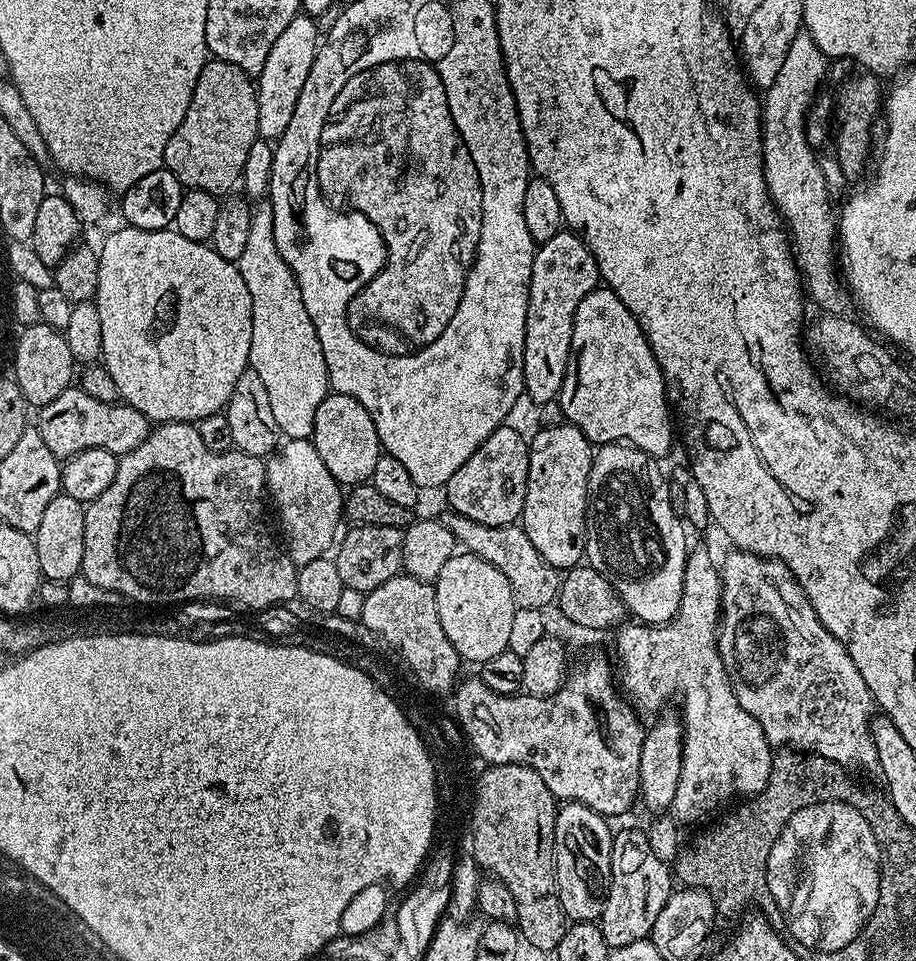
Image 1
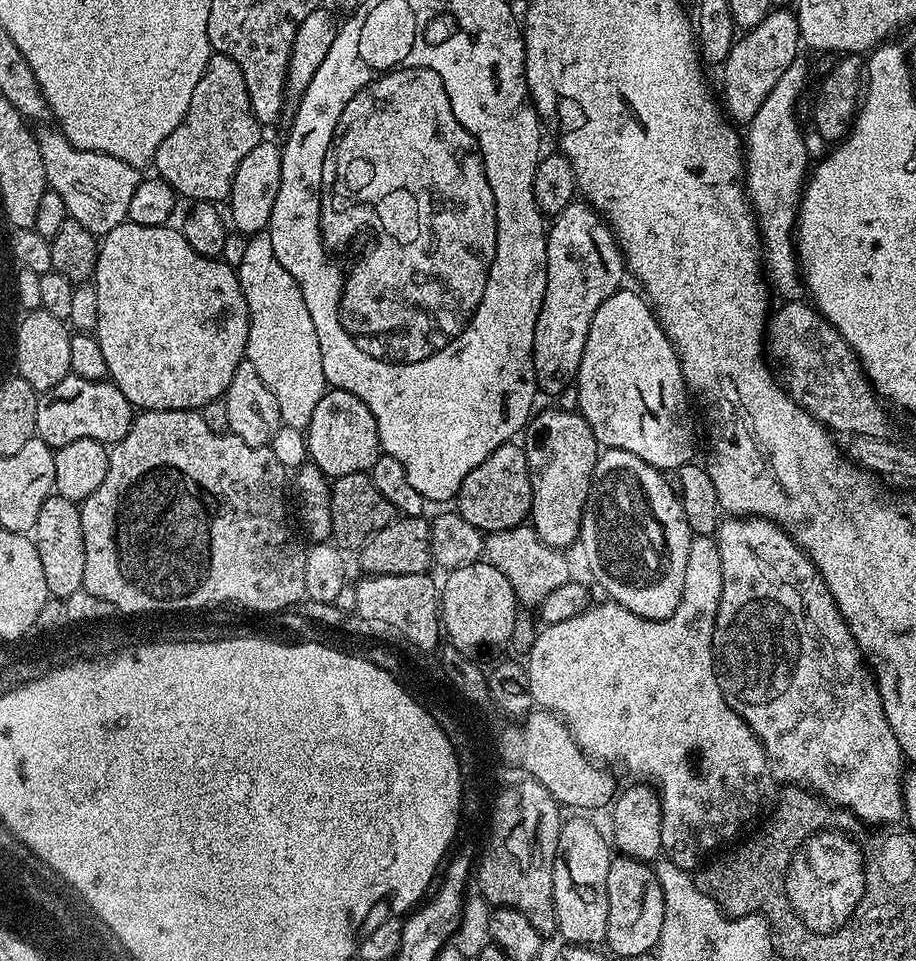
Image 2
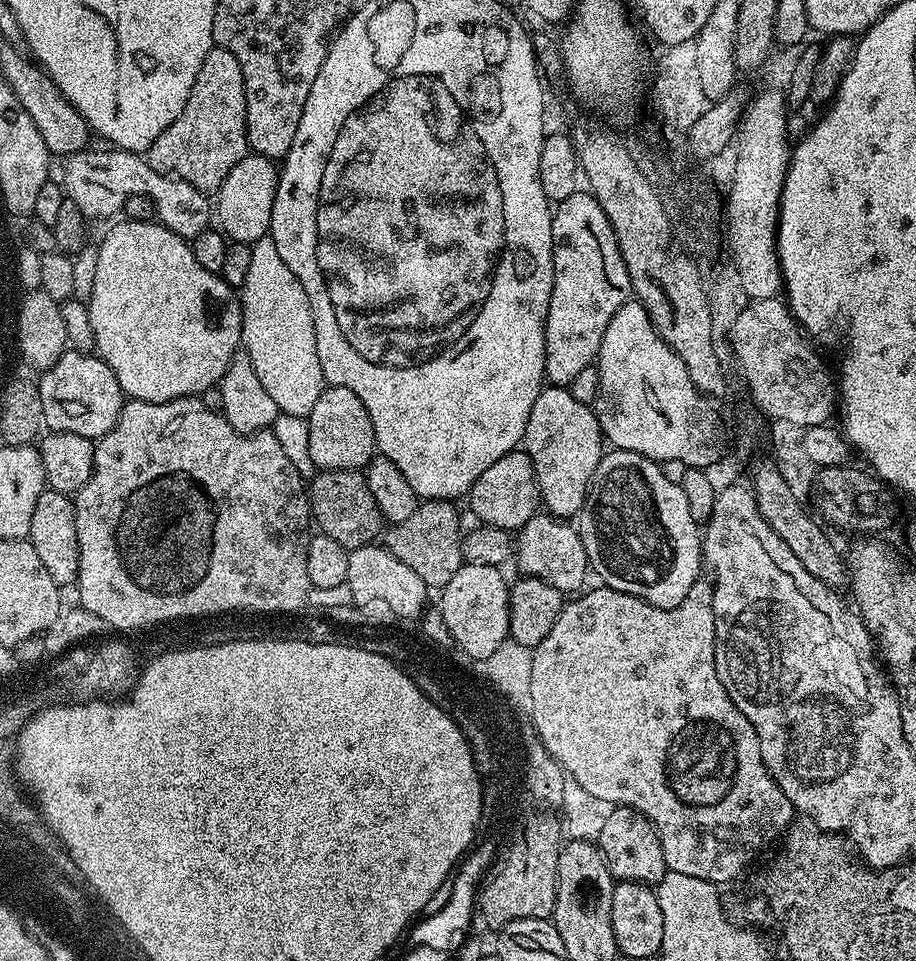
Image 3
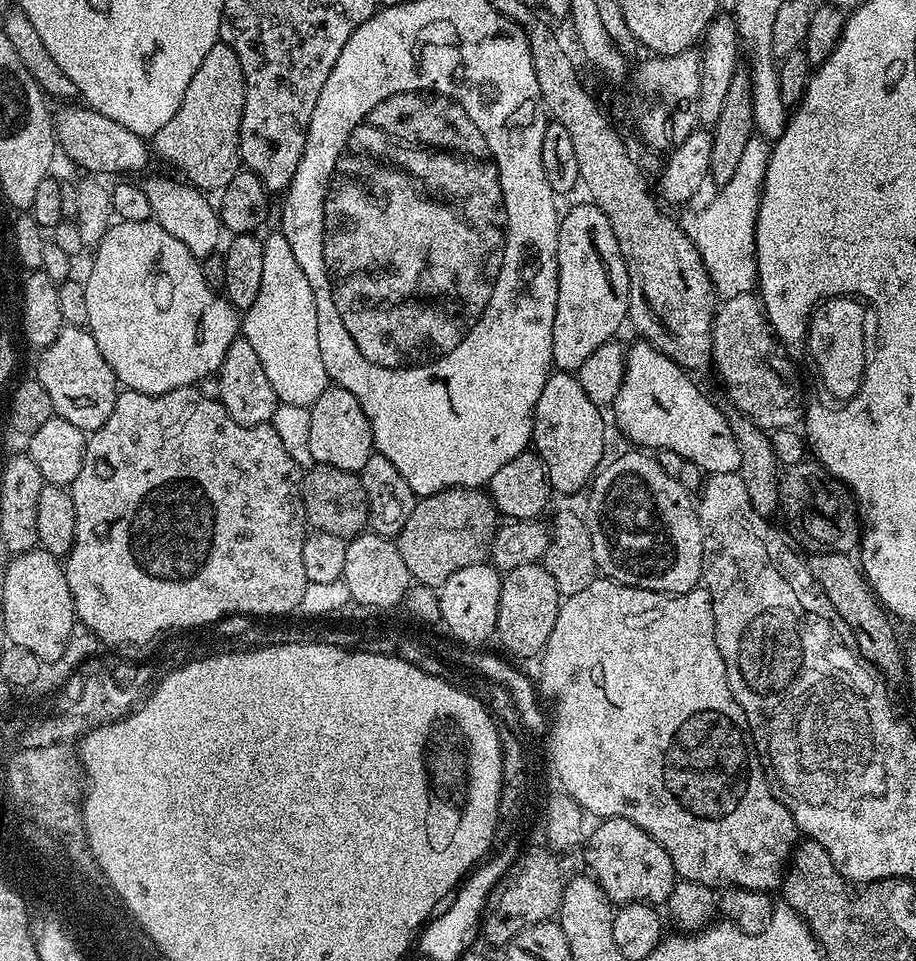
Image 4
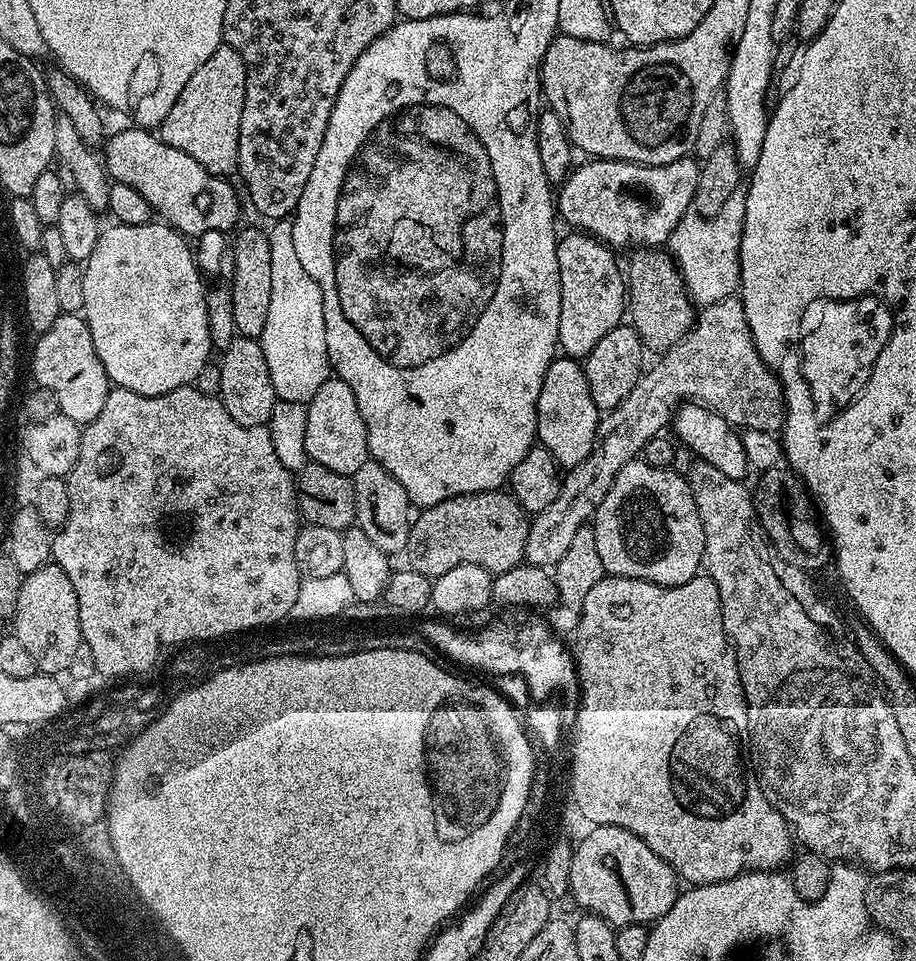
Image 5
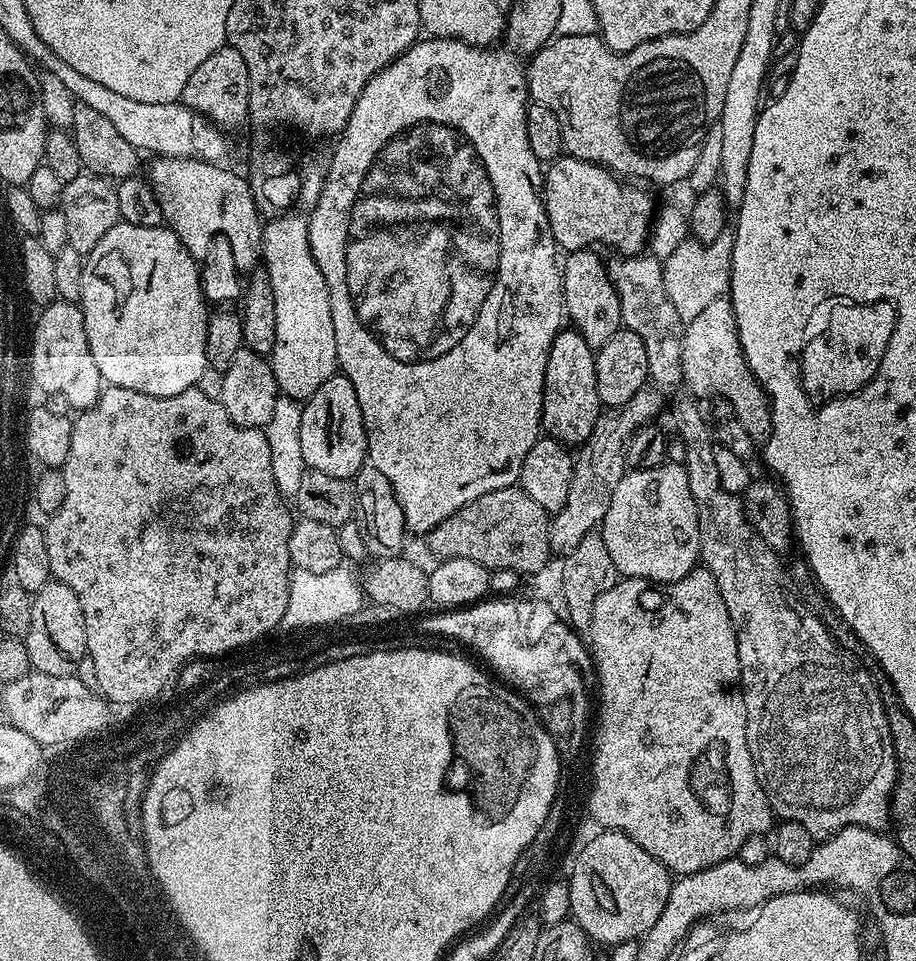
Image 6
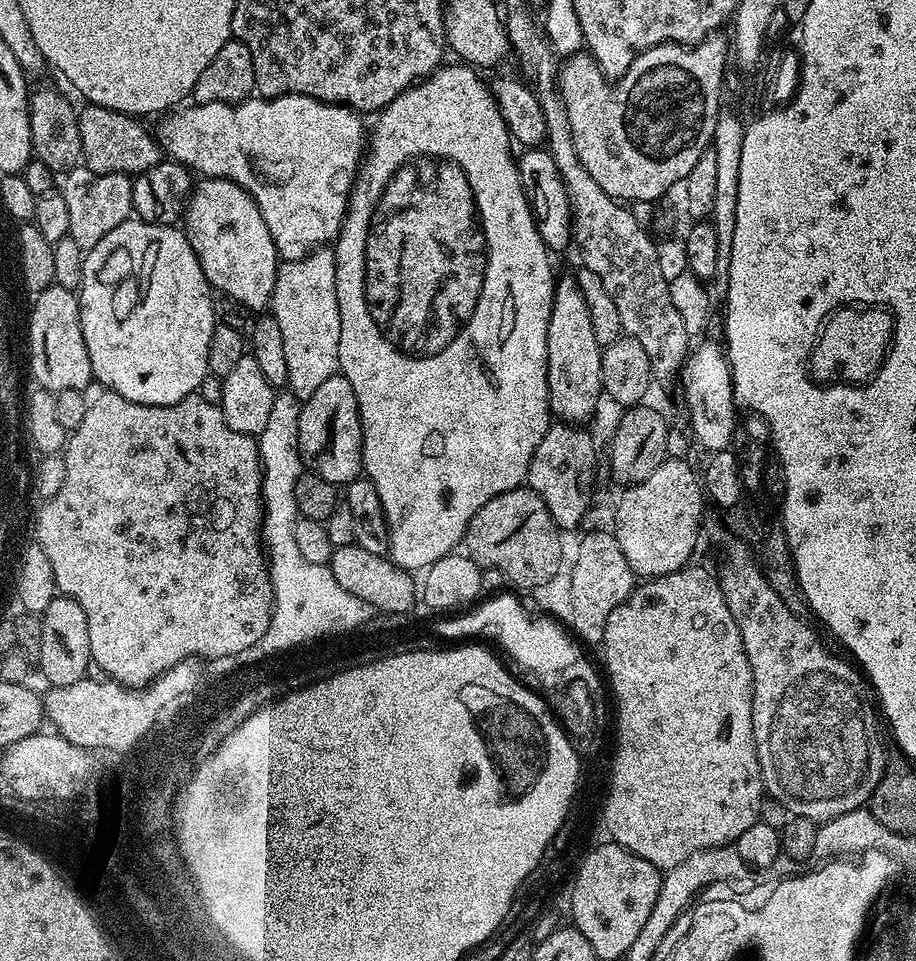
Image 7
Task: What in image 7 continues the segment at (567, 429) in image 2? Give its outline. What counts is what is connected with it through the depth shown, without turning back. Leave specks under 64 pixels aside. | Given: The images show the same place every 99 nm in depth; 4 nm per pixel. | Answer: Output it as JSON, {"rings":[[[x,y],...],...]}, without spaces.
{"rings":[[[575,275],[559,277],[552,299],[550,326],[546,334],[548,343],[548,410],[557,421],[583,425],[591,420],[598,398],[602,393],[602,345],[594,338],[594,325],[590,322],[590,310],[586,310],[586,298],[582,298]]]}

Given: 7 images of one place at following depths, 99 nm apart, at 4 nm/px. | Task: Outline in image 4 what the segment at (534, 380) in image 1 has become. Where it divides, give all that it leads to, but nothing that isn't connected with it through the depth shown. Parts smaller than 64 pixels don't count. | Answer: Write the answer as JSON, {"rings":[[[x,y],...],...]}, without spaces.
{"rings":[[[576,204],[561,215],[556,230],[558,306],[554,310],[552,363],[559,371],[576,374],[586,358],[611,341],[628,320],[630,282],[618,238],[598,205]]]}

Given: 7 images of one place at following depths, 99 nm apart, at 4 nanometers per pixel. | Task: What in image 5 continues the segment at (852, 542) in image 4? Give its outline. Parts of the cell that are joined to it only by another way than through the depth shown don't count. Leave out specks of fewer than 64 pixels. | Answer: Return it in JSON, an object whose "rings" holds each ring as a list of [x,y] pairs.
{"rings":[[[787,466],[761,471],[758,478],[760,481],[754,484],[756,517],[778,554],[786,558],[790,566],[798,566],[809,574],[816,574],[827,564],[829,567],[834,560],[834,548],[804,481]]]}

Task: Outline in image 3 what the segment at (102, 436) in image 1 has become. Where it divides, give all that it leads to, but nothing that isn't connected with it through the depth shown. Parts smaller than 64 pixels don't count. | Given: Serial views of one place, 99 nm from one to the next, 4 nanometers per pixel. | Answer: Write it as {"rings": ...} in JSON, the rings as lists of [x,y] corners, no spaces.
{"rings":[[[66,350],[54,366],[43,369],[41,376],[44,377],[38,380],[38,387],[45,429],[82,434],[87,440],[95,441],[107,434],[114,422],[118,422],[126,397],[118,386],[118,378],[114,378],[114,370],[110,370],[99,355]]]}

